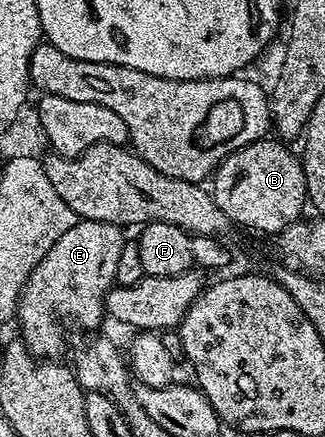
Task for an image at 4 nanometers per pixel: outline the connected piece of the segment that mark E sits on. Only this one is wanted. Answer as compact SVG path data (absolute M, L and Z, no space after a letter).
M80 219L51 245L50 251L38 262L25 281L16 314L22 331L21 340L33 355L48 361L61 358L64 327L60 323L77 323L92 333L106 319L104 300L116 283L118 257L122 257L126 242L124 234L114 223Z

